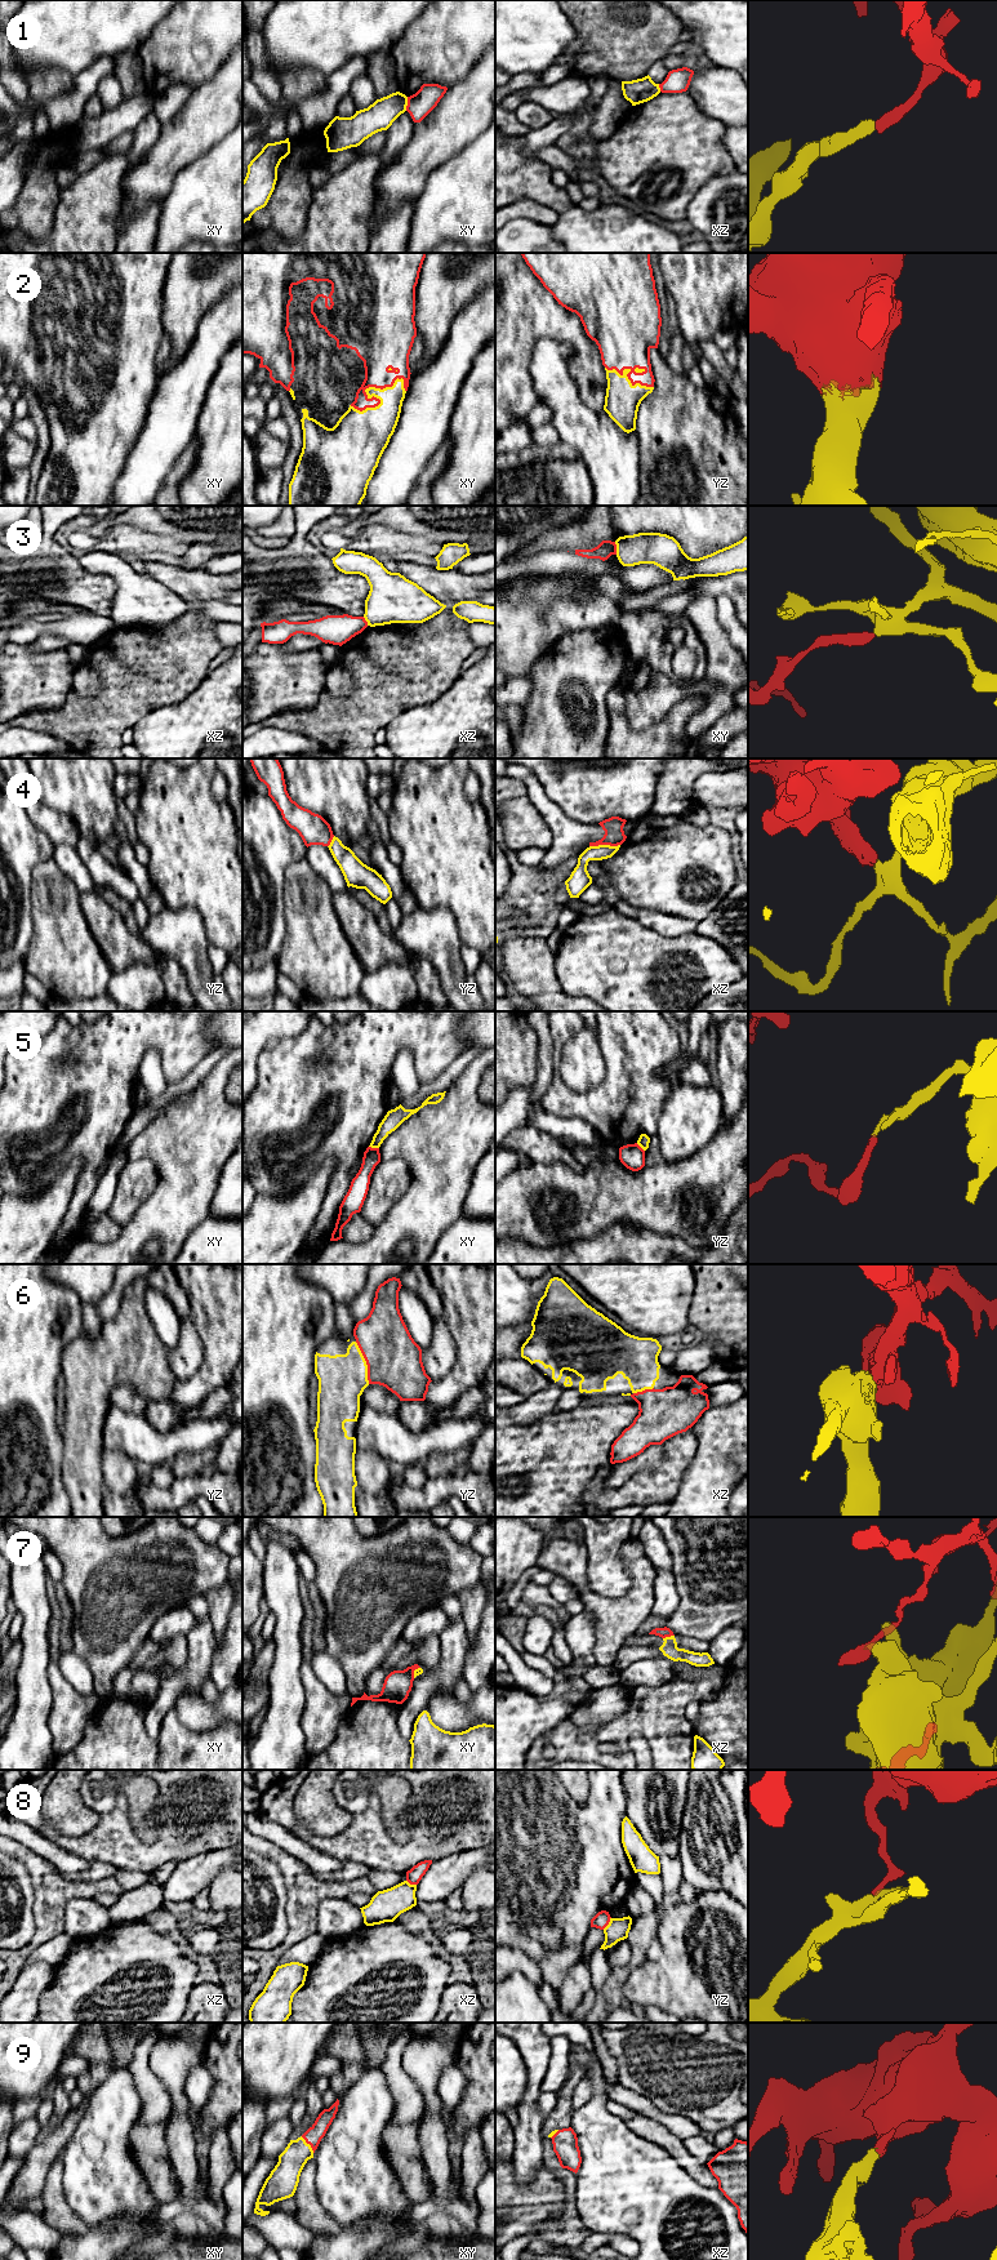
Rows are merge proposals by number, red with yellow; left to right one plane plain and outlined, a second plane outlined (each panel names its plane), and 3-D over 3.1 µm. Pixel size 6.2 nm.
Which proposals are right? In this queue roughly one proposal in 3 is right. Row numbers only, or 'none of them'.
2, 6, 9

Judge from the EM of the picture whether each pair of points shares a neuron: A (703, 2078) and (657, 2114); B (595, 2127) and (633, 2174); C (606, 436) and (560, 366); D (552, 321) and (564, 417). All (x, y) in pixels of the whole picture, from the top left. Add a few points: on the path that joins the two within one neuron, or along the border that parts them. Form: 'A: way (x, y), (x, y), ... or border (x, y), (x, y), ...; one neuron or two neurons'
A: border (635, 2092), (645, 2096), (661, 2111), (689, 2118); two neurons
B: way (604, 2139), (608, 2147), (623, 2162); one neuron
C: way (588, 422), (560, 394), (560, 385); one neuron
D: border (573, 348), (568, 343), (539, 339), (530, 359); two neurons

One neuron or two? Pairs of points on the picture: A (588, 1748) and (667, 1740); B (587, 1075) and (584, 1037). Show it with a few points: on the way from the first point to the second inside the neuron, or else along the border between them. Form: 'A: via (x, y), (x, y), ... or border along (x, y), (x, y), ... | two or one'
A: via (609, 1734), (631, 1716), (648, 1716), (651, 1720) | one
B: via (584, 1066), (584, 1046) | one

